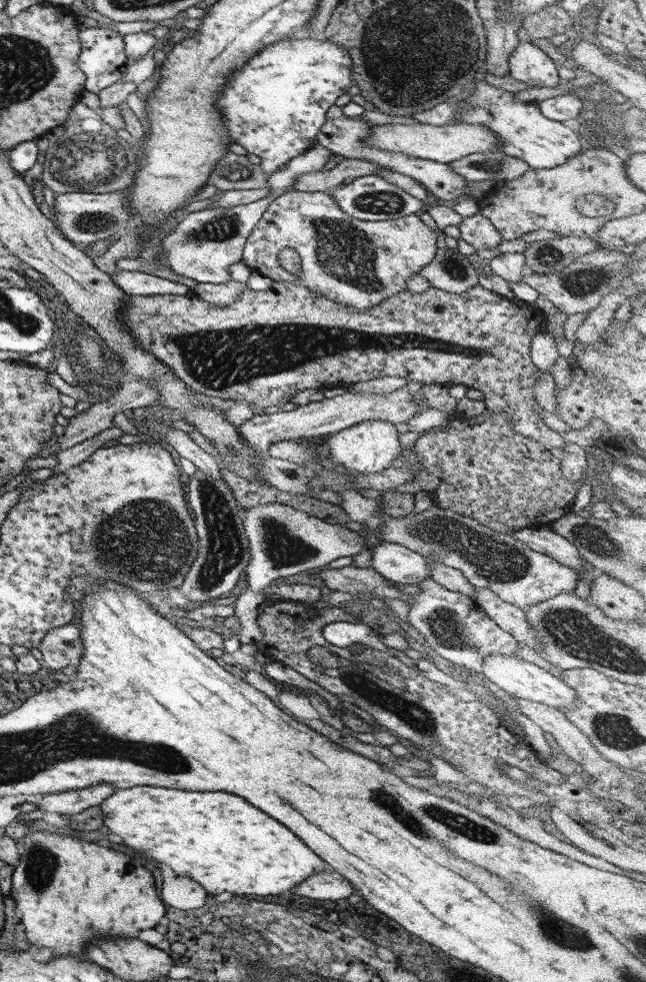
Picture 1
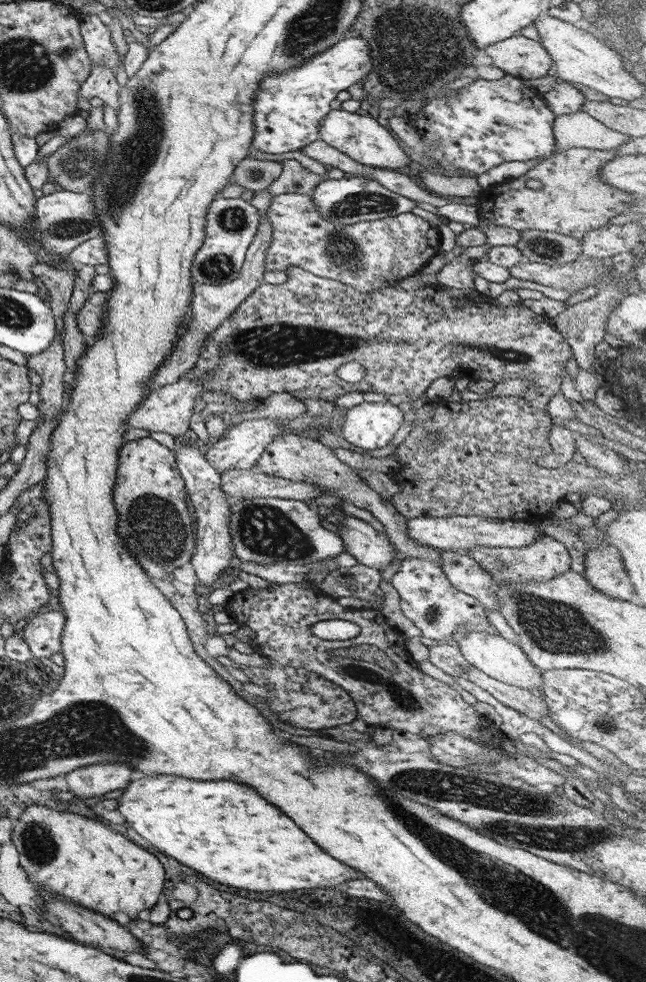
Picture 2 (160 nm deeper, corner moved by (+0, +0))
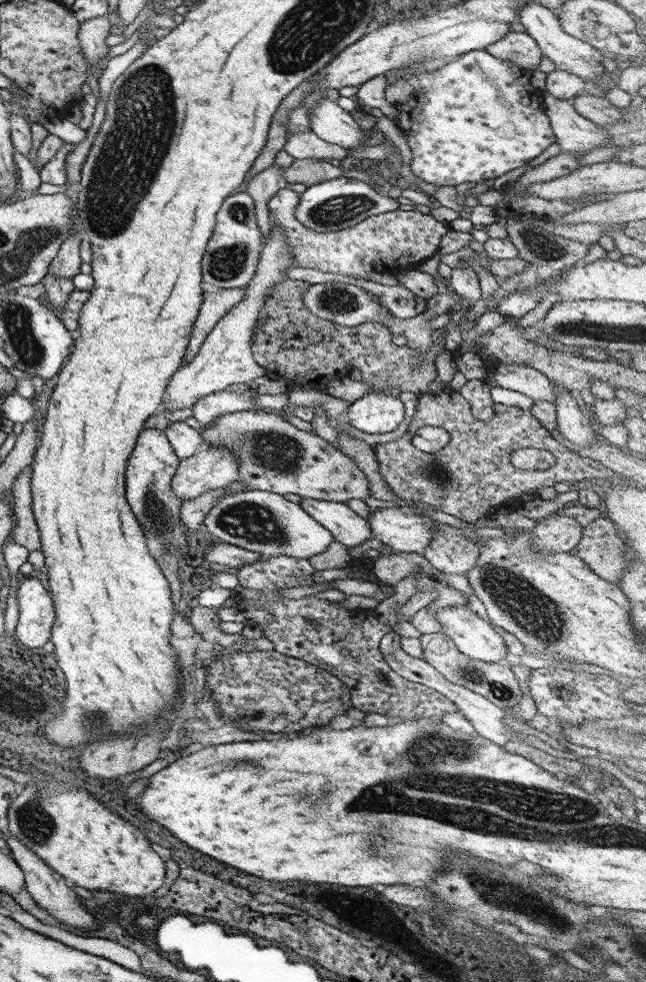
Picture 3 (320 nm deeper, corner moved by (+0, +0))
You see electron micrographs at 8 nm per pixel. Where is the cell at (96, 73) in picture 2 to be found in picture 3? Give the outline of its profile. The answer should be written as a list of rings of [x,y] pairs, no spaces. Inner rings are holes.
[[[97,16],[97,18],[89,18],[85,22],[79,23],[77,31],[77,40],[82,50],[82,56],[85,63],[91,66],[93,74],[98,79],[100,73],[95,69],[95,63],[99,58],[103,58],[107,54],[109,47],[105,46],[105,38],[109,36],[111,24],[107,18]]]

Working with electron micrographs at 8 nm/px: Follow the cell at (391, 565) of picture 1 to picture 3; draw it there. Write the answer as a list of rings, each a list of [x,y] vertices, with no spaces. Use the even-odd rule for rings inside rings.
[[[301,497],[298,505],[344,547],[357,546],[372,538],[366,520],[357,516],[345,503]]]

